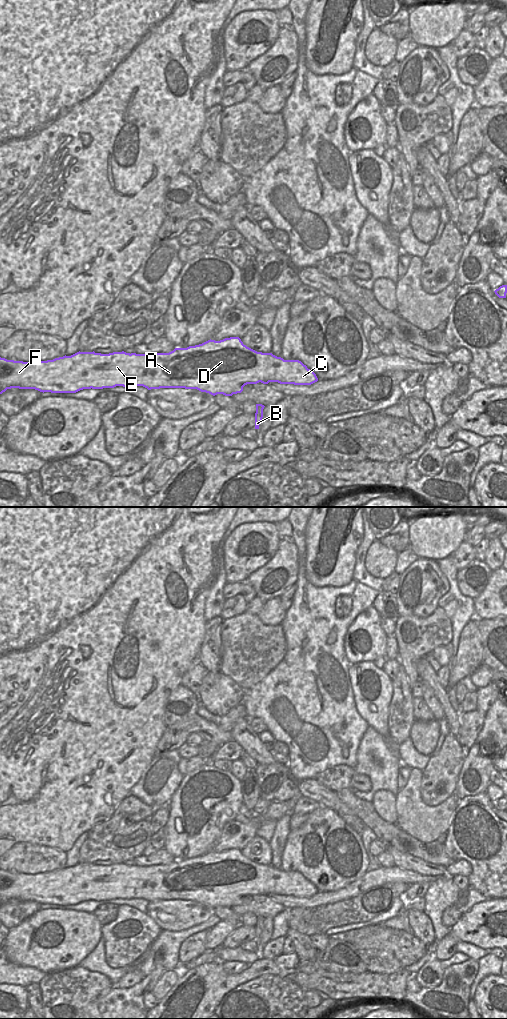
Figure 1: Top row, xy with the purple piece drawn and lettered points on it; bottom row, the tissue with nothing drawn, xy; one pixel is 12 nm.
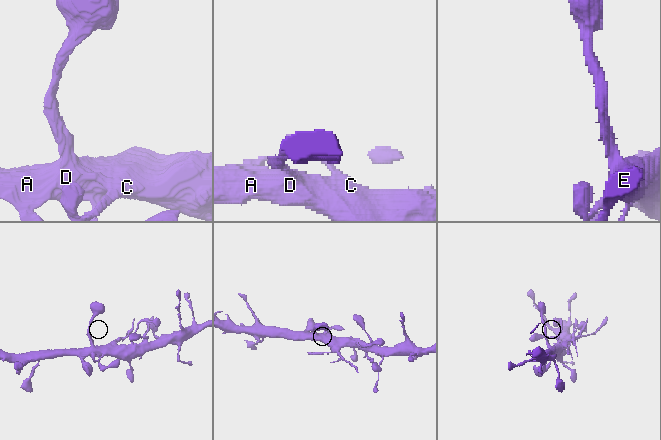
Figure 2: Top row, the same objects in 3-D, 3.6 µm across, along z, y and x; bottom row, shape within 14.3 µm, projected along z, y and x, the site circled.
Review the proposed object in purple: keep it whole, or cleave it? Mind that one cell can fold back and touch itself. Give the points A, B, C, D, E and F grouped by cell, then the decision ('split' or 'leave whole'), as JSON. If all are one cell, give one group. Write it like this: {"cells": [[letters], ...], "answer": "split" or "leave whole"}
{"cells": [["A", "B", "C", "D", "E", "F"]], "answer": "leave whole"}

